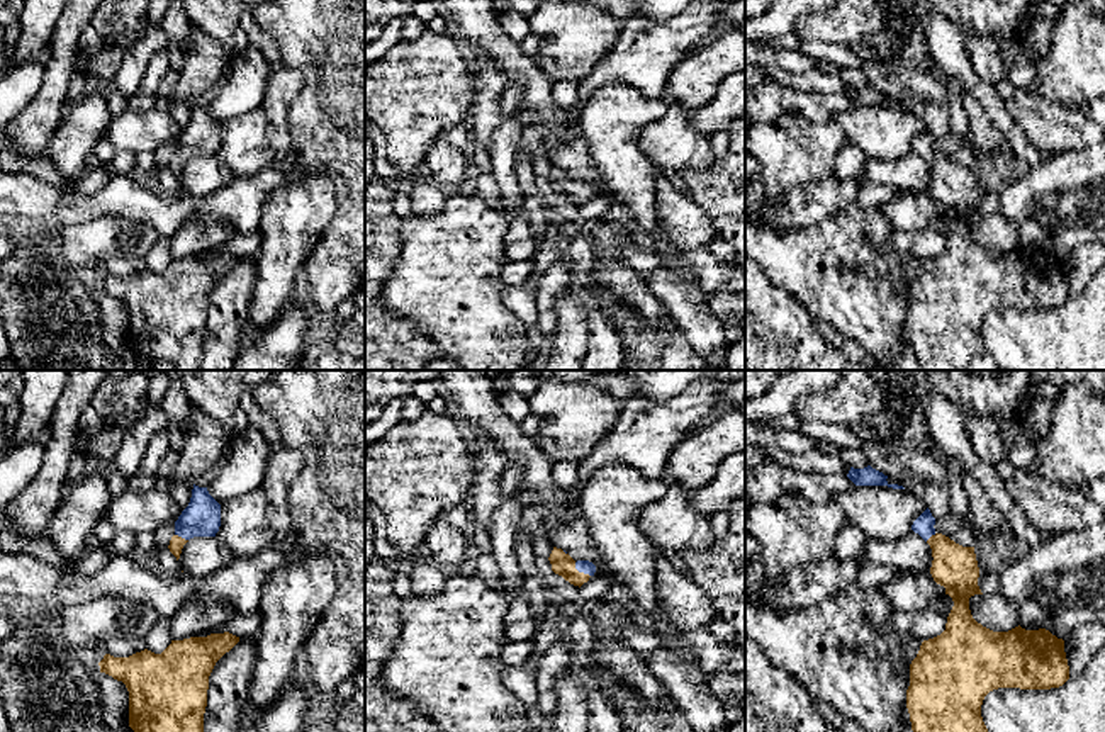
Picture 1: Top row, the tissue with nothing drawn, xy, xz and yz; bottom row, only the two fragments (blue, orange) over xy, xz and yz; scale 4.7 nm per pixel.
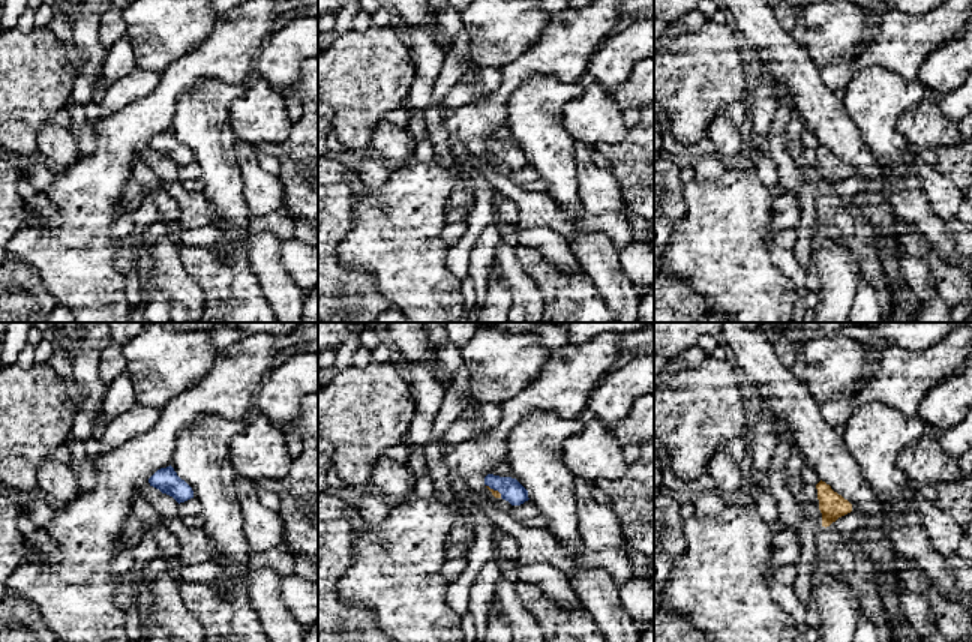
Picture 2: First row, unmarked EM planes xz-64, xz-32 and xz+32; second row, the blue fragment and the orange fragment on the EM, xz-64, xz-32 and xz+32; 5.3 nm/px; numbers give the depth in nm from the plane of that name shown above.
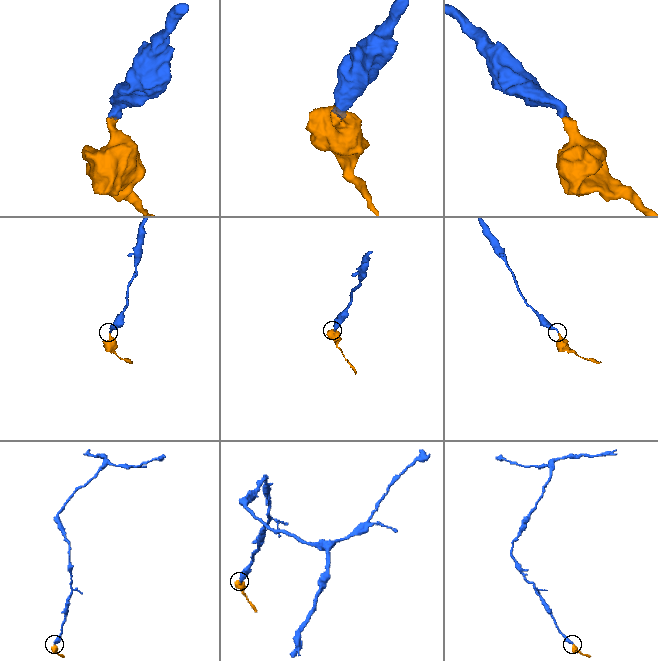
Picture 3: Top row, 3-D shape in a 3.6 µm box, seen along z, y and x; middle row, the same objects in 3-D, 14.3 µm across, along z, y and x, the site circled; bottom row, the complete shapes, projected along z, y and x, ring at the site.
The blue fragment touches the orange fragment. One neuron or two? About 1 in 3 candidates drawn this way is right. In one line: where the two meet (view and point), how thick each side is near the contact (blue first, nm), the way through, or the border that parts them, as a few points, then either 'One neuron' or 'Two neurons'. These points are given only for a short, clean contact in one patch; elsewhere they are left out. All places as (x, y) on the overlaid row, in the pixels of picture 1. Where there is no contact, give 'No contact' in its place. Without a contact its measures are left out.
Touches blue at xz (581, 571). Thickness 60 nm (blue) against 110 nm. Path across: xz (583, 566), (581, 571), (571, 571), (562, 564). One neuron

